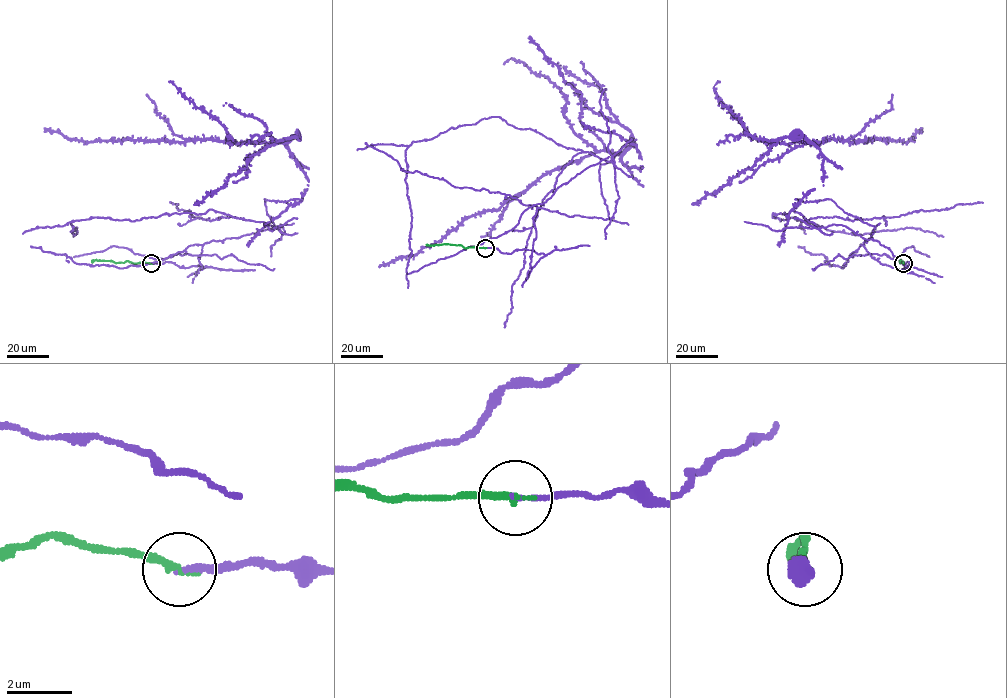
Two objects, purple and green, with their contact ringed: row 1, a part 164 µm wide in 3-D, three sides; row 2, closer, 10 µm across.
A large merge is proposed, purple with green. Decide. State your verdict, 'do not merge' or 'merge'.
merge

